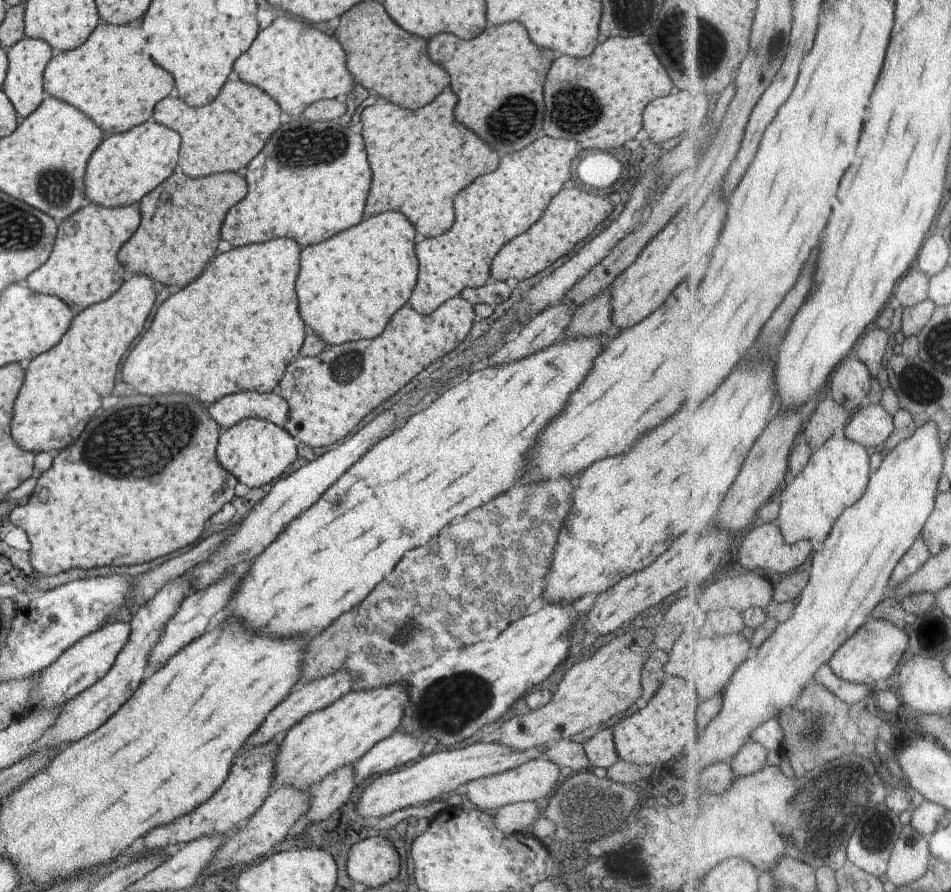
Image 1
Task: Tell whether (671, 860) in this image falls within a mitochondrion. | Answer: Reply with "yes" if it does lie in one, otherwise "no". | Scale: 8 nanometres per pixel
no

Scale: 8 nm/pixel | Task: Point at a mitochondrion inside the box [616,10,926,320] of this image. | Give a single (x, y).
(696, 48)

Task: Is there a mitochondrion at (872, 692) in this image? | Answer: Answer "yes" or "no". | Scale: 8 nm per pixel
no

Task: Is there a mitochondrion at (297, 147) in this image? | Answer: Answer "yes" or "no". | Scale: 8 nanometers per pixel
yes

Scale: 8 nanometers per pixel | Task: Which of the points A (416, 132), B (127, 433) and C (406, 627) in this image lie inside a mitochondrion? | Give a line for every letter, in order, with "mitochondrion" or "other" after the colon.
A: other
B: mitochondrion
C: mitochondrion

